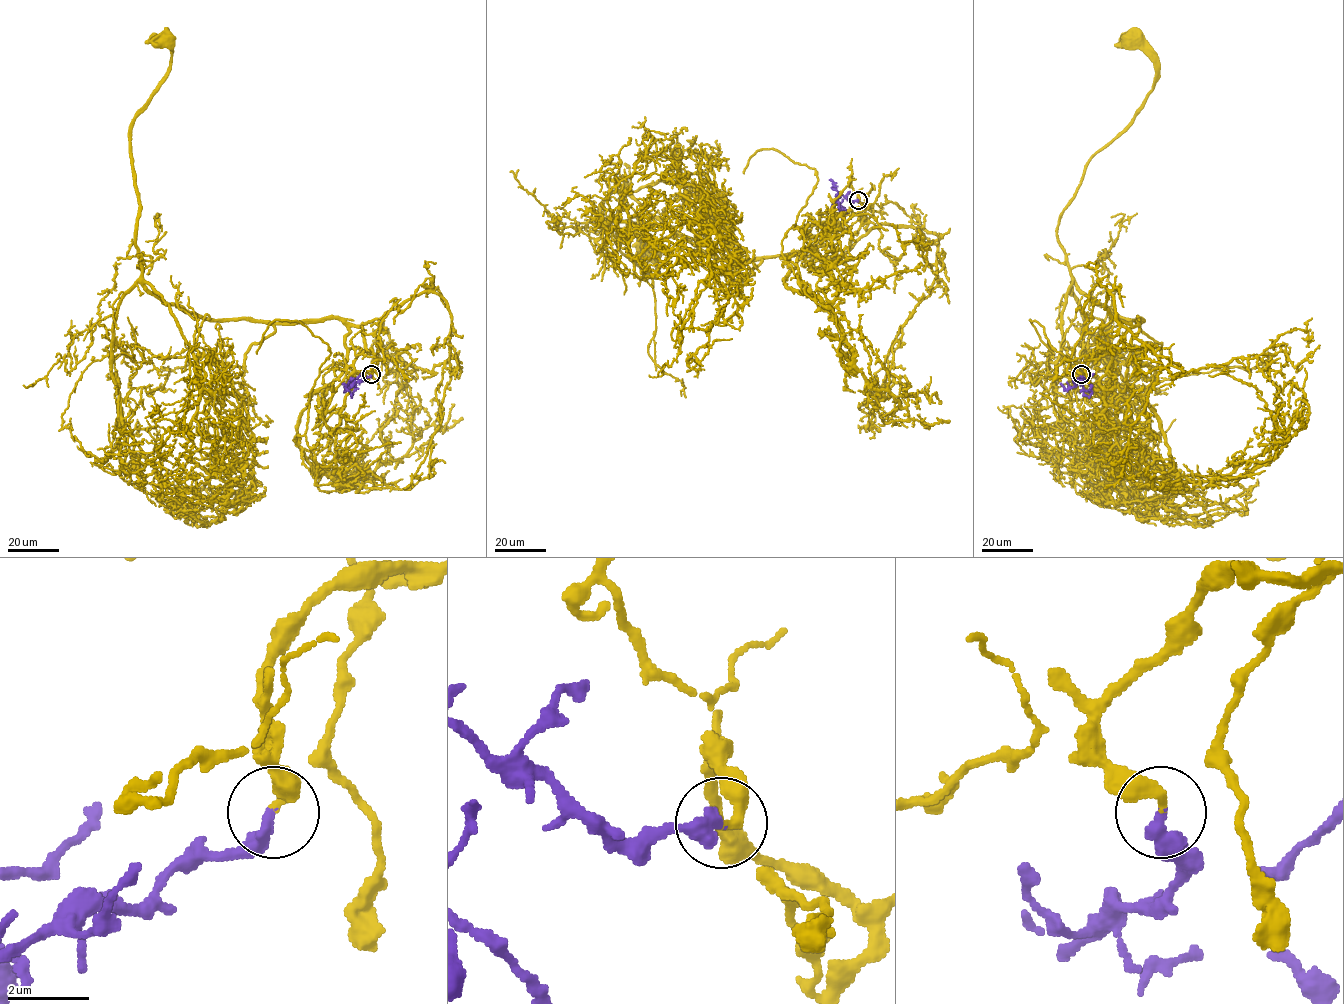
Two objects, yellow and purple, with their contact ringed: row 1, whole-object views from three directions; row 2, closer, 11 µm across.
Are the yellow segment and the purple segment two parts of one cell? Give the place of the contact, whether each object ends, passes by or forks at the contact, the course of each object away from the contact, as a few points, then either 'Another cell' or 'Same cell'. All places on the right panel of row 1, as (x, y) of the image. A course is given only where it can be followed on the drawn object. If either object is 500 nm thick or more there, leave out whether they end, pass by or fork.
Place: (1081, 374). At the ring yellow ends. At the ring purple ends. Course of yellow: (1081, 374), (1142, 320), (1086, 295), (1057, 226), (1086, 163), (1152, 89), (1155, 62), (1131, 40). Course of purple: (1081, 374), (1082, 379), (1074, 384), (1085, 380), (1091, 393), (1087, 396), (1083, 392). Same cell

